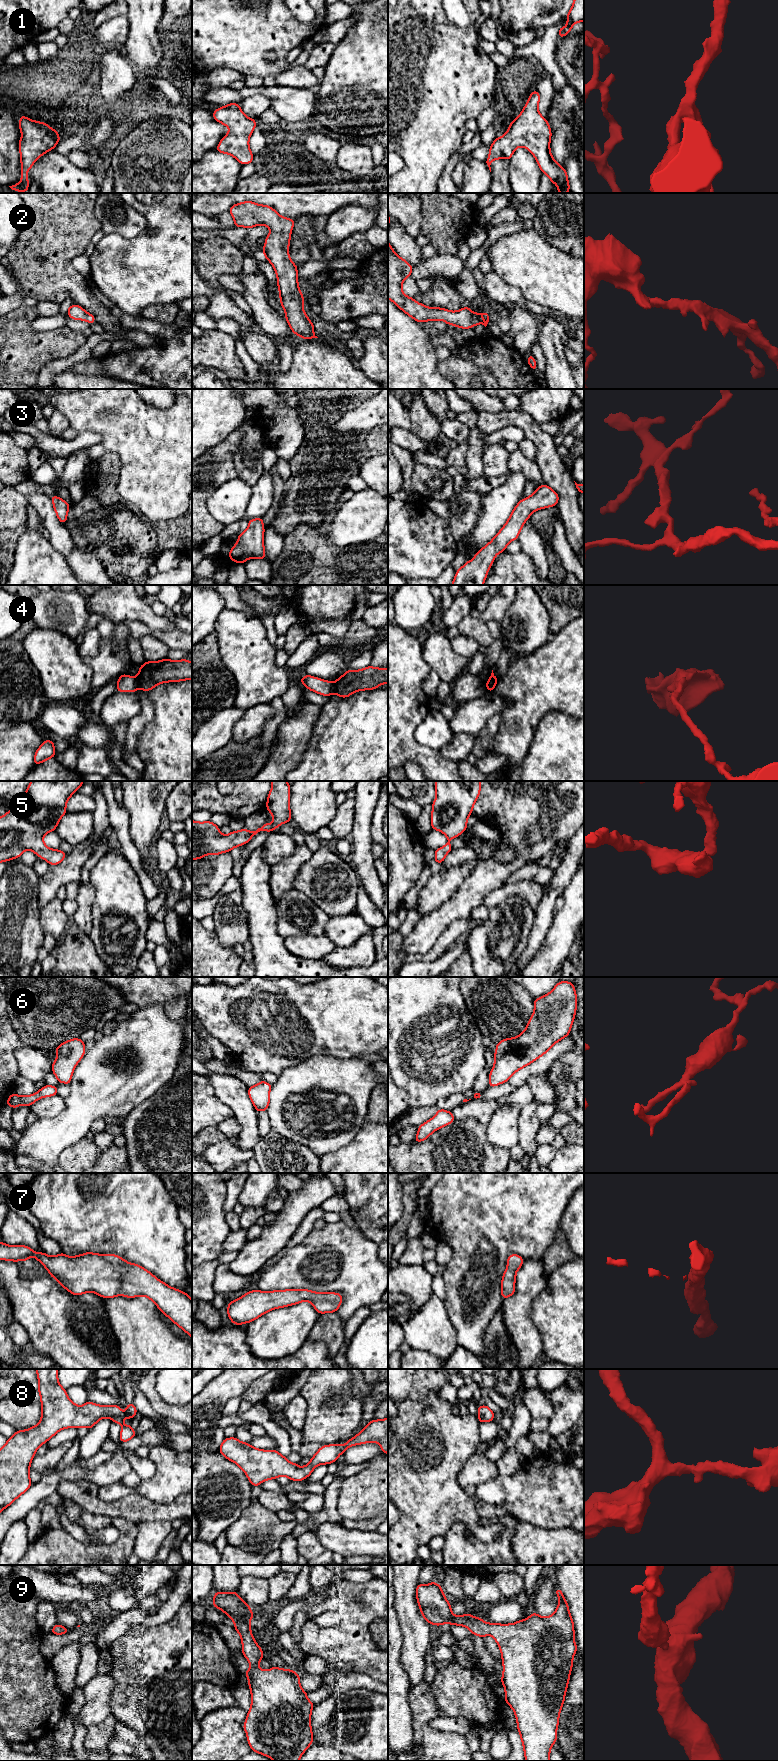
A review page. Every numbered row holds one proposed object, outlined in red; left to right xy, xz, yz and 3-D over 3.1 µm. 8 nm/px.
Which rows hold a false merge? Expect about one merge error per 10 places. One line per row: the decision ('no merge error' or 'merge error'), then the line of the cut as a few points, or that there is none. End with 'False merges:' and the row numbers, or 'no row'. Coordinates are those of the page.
1: no merge error; cut none
2: no merge error; cut none
3: no merge error; cut none
4: merge error; cut xz (332, 683), (333, 692)
5: no merge error; cut none
6: no merge error; cut none
7: no merge error; cut none
8: no merge error; cut none
9: no merge error; cut none
False merges: 4

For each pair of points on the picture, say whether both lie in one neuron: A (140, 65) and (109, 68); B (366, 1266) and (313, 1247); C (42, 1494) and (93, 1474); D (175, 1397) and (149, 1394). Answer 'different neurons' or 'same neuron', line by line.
A: different neurons
B: same neuron
C: same neuron
D: different neurons

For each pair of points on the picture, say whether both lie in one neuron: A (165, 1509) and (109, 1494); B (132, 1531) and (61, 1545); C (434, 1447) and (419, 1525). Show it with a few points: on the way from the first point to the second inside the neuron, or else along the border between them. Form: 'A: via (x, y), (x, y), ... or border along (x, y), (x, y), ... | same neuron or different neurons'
A: border along (98, 1491), (107, 1502), (132, 1493), (145, 1497) | different neurons
B: via (115, 1549), (110, 1554), (79, 1554) | same neuron
C: via (424, 1466), (424, 1506) | same neuron

